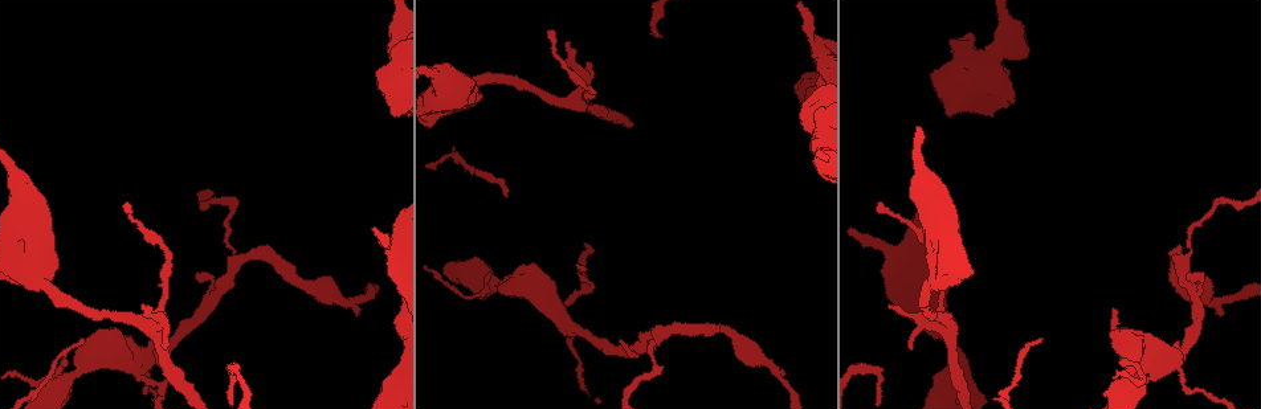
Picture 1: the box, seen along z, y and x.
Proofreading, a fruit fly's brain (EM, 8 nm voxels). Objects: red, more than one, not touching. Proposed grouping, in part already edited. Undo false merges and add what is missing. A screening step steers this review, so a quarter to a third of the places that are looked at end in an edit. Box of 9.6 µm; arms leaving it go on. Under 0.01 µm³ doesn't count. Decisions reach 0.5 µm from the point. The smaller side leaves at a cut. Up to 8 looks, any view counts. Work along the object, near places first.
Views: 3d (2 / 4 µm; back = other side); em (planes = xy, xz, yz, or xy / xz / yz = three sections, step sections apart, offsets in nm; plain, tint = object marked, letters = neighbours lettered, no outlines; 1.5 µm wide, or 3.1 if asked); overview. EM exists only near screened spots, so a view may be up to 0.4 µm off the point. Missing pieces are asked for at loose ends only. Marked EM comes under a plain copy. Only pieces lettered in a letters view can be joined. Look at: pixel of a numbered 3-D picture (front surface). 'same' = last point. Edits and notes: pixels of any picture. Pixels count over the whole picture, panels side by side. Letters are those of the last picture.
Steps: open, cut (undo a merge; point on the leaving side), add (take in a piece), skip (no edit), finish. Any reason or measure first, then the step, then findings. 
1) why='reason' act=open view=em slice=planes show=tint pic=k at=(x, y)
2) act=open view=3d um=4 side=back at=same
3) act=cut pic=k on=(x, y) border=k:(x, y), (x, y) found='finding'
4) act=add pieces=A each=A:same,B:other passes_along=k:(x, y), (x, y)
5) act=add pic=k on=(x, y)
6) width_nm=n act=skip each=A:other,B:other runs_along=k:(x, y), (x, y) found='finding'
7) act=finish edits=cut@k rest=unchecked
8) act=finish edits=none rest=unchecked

why='free end' act=open view=em slice=xy step=8 show=tint pic=1 at=(586, 63)

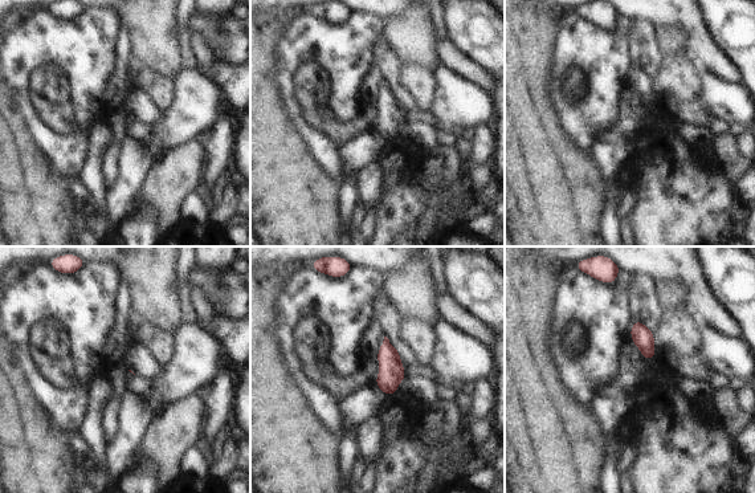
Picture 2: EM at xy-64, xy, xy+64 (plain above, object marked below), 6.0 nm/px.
act=open view=em slice=planes show=letters at=same

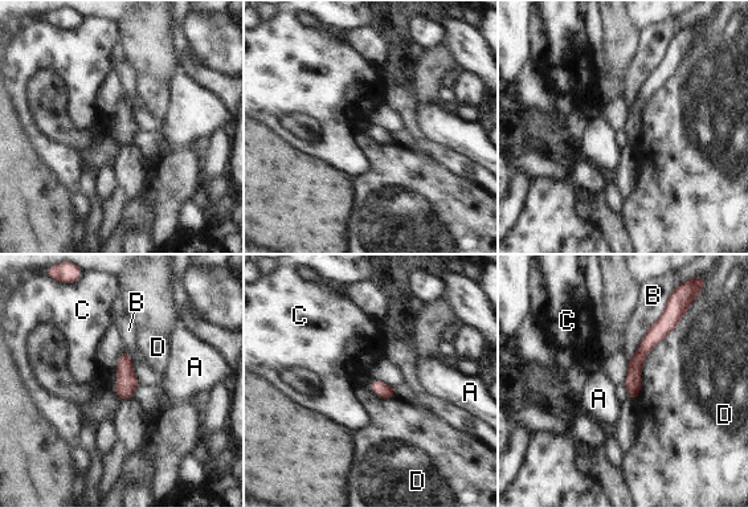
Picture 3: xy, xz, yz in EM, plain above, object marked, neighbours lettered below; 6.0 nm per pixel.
act=skip each=A:other,B:other,C:other,D:other border=3:(686, 314), (648, 352), (633, 400) found='no lettered piece goes on from it'

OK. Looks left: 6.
why='thin end' act=open view=em slice=planes show=tint pic=1 at=(1115, 310)

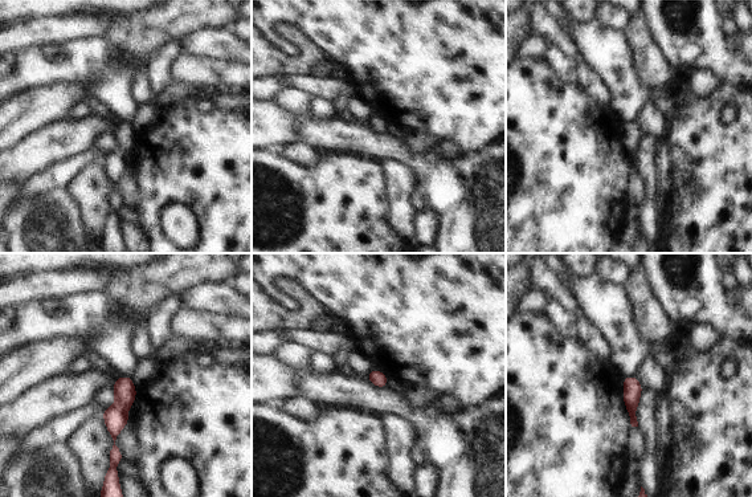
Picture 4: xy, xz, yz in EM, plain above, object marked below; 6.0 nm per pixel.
why='see the neighbours' act=open view=em slice=planes show=letters at=same

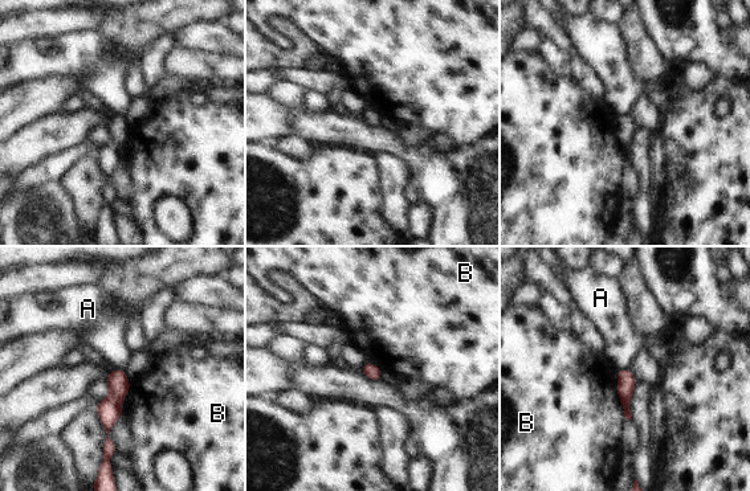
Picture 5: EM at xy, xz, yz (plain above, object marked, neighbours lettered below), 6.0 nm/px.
width_nm=90 act=skip each=A:other,B:other runs_along=5:(119, 372), (106, 451) found='no lettered piece goes on from it'

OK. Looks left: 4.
why='free end' act=open view=3d um=2 pic=1 at=(197, 276)

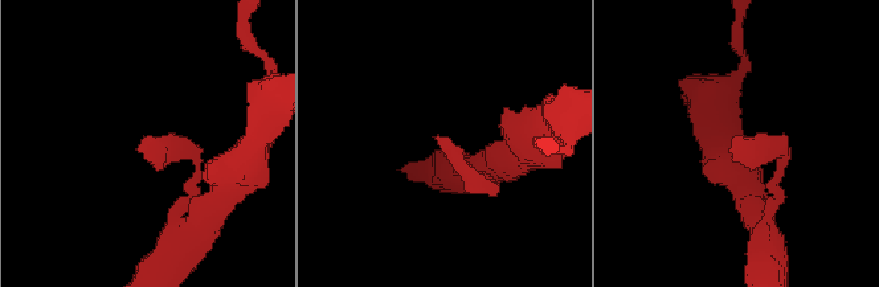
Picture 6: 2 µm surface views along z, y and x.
act=open view=em slice=planes show=tint pic=6 at=(731, 151)

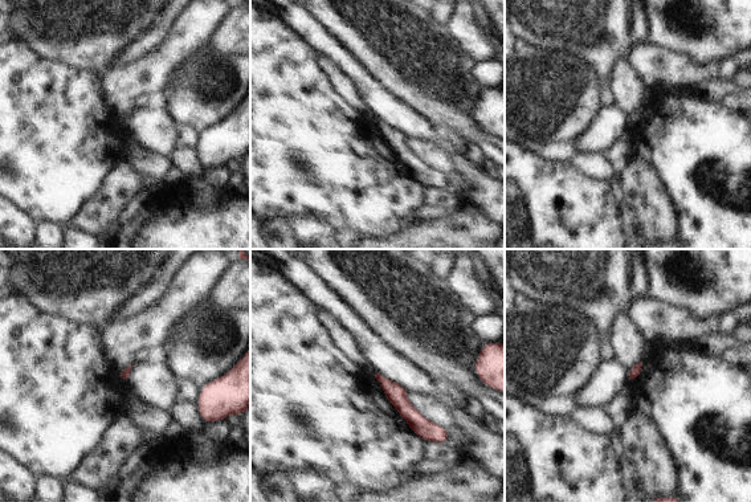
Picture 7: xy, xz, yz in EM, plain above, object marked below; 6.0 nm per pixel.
act=open view=em slice=planes show=letters at=same

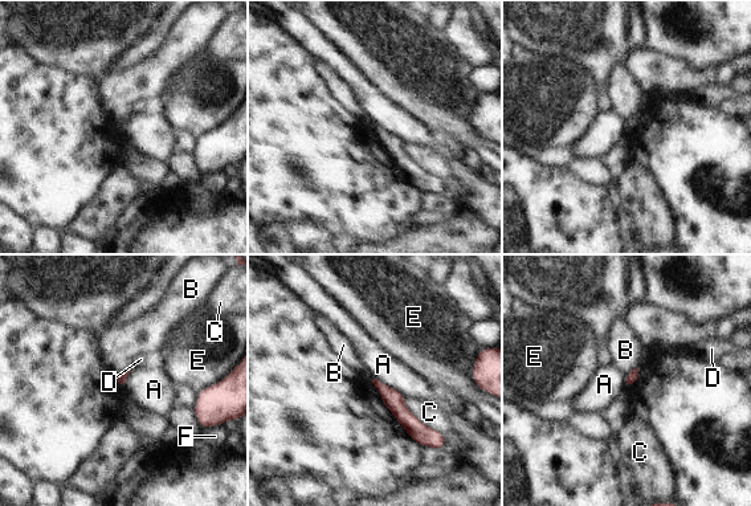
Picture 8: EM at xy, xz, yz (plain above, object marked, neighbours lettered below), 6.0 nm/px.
act=skip each=A:other,B:other,C:other,D:other,E:other,F:other border=8:(637, 366), (625, 378) found='none of them fits'

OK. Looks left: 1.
act=finish edits=none rest=unchecked

